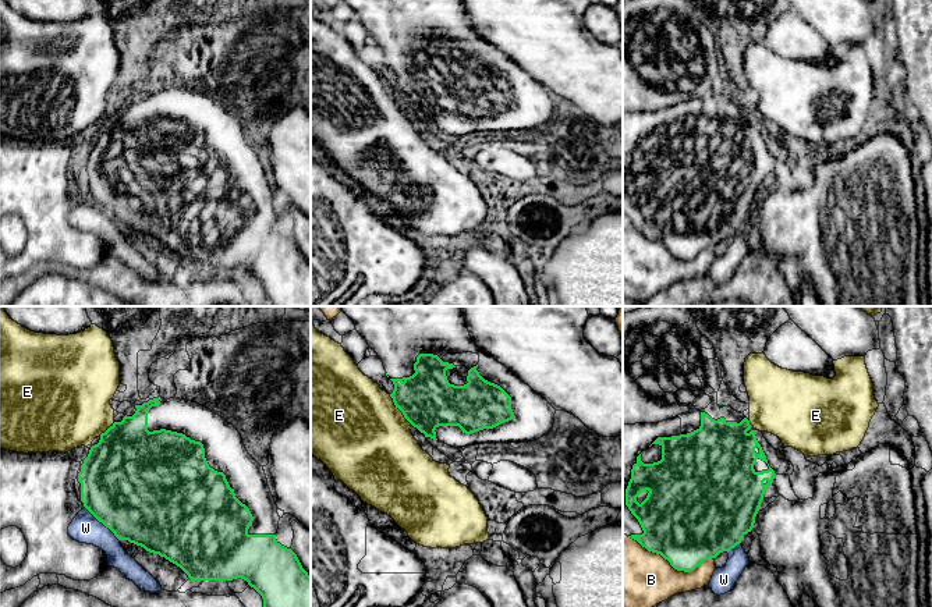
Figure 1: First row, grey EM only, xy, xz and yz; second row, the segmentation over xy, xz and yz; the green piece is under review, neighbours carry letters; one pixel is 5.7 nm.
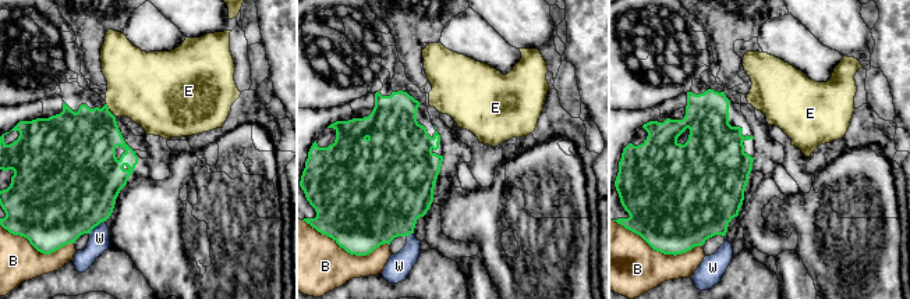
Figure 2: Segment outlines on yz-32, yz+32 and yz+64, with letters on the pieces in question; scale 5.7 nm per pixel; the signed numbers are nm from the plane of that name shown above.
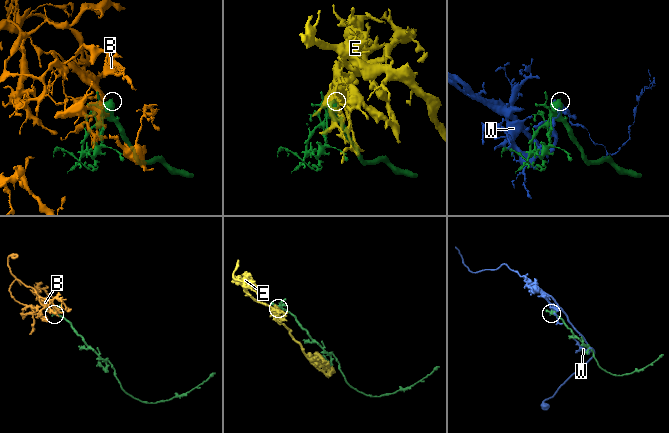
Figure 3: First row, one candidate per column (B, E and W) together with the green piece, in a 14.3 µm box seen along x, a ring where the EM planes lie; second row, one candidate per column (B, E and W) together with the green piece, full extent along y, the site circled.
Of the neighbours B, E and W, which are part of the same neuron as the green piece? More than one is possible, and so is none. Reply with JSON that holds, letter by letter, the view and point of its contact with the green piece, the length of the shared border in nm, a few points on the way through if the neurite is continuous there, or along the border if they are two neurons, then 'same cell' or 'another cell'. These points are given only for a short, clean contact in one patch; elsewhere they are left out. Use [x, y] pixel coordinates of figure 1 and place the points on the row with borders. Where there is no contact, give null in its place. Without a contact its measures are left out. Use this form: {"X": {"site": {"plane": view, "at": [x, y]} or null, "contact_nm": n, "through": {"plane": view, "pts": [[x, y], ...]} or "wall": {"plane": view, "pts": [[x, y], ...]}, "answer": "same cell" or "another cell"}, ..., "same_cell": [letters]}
{"B": {"site": {"plane": "yz", "at": [670, 564]}, "contact_nm": 500, "answer": "another cell"}, "E": {"site": {"plane": "xz", "at": [399, 408]}, "contact_nm": 220, "answer": "another cell"}, "W": {"site": {"plane": "xy", "at": [103, 524]}, "contact_nm": 260, "answer": "another cell"}, "same_cell": []}

